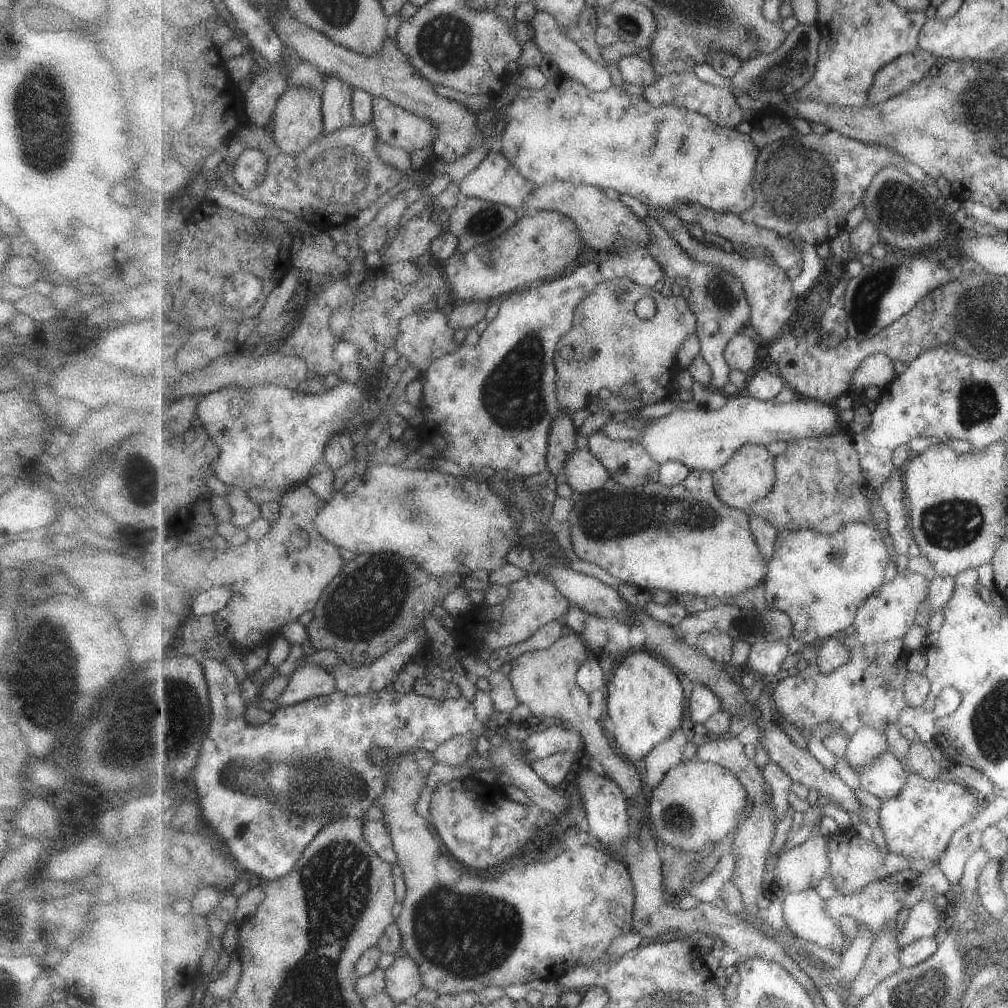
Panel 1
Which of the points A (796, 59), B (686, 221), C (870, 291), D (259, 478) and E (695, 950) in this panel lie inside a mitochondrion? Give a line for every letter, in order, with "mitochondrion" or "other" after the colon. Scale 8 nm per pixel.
A: mitochondrion
B: other
C: mitochondrion
D: other
E: other

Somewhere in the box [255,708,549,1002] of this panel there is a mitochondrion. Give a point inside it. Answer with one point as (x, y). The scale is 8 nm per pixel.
(465, 935)

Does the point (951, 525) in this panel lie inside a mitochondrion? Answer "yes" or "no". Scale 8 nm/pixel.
yes

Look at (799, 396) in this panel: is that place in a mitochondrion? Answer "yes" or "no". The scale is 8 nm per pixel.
no

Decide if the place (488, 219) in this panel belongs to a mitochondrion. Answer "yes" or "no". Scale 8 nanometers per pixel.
yes

